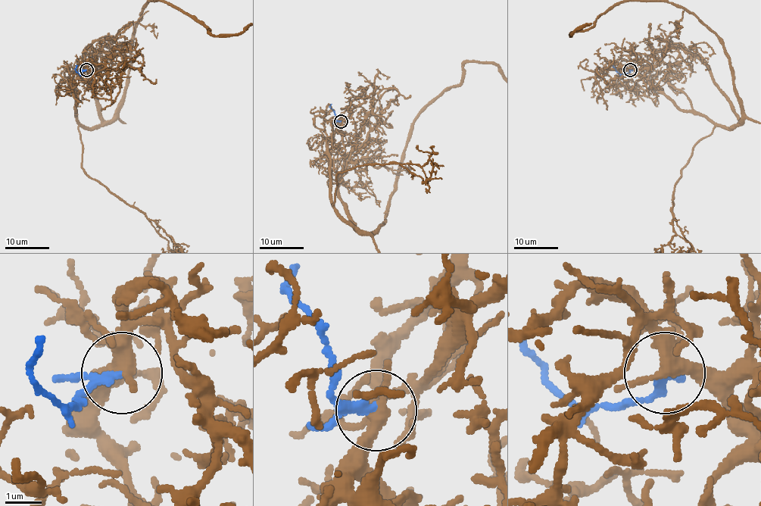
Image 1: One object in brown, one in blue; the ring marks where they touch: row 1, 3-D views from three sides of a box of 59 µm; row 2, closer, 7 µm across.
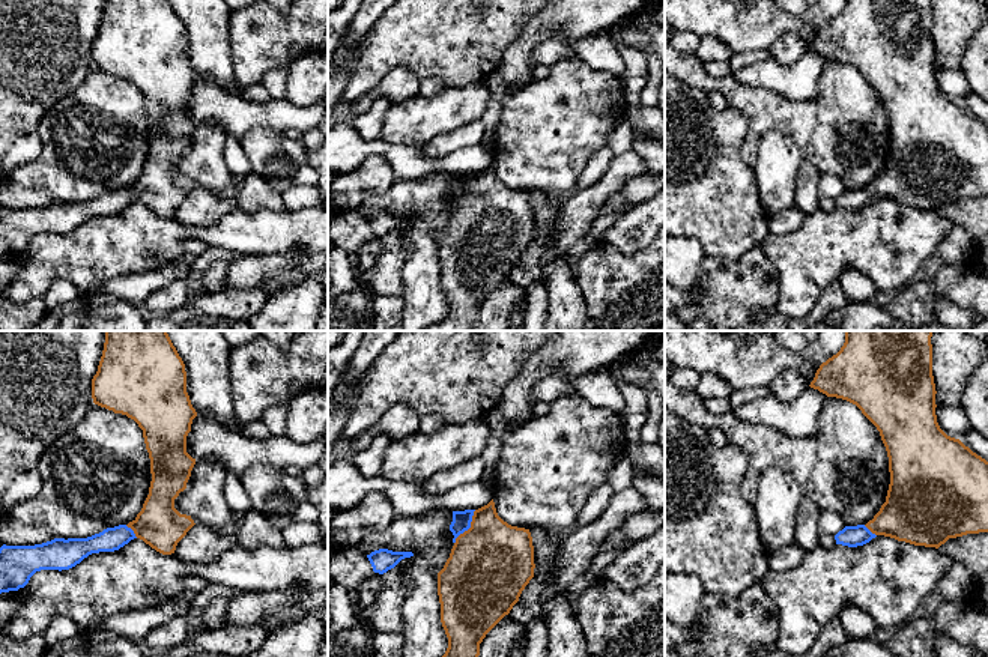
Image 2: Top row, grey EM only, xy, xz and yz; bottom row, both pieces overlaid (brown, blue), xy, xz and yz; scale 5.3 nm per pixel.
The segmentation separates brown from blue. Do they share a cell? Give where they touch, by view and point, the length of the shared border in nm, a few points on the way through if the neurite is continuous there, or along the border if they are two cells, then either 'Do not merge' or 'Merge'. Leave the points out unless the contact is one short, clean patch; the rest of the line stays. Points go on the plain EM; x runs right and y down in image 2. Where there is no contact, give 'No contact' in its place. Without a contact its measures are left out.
Touches brown at xz (469, 191). Shared border 220 nm. Path across: xz (489, 229), (483, 205), (469, 191), (462, 184). Merge

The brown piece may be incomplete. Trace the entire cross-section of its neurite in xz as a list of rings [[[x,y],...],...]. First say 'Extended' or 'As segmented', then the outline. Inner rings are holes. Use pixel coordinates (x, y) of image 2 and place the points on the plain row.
Extended. [[[493,162],[478,171],[453,174],[453,212],[438,236],[441,286],[448,301],[445,317],[424,331],[471,331],[486,298],[510,277],[534,241],[534,209],[529,192],[504,185]]]

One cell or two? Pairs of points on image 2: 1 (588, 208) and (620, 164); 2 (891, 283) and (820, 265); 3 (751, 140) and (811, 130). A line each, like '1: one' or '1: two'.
1: one
2: one
3: one

